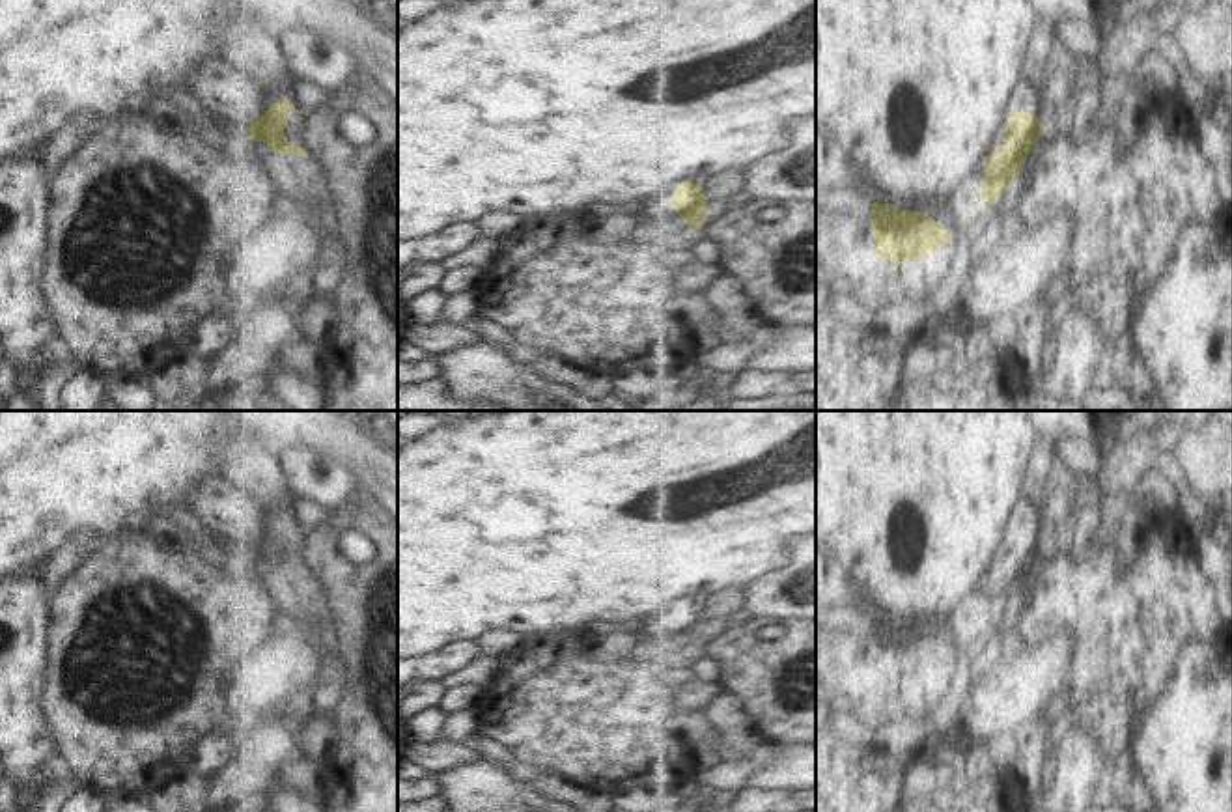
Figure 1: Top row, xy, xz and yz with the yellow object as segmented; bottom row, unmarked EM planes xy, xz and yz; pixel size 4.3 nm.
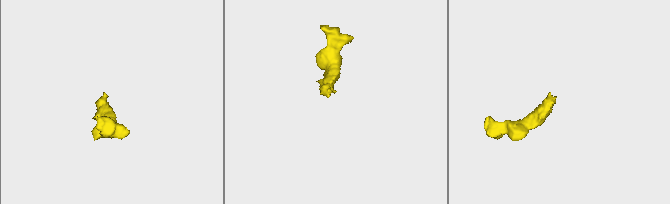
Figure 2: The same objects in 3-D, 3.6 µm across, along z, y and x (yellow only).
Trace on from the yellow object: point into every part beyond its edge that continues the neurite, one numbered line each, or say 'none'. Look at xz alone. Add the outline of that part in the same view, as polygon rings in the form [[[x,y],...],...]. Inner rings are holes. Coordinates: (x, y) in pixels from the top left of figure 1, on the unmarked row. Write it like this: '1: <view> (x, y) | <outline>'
1: xz (658, 626) | [[[657,609],[655,612],[640,618],[635,625],[623,631],[623,637],[631,642],[655,640],[676,650],[691,648],[674,627],[674,614],[665,609]]]

